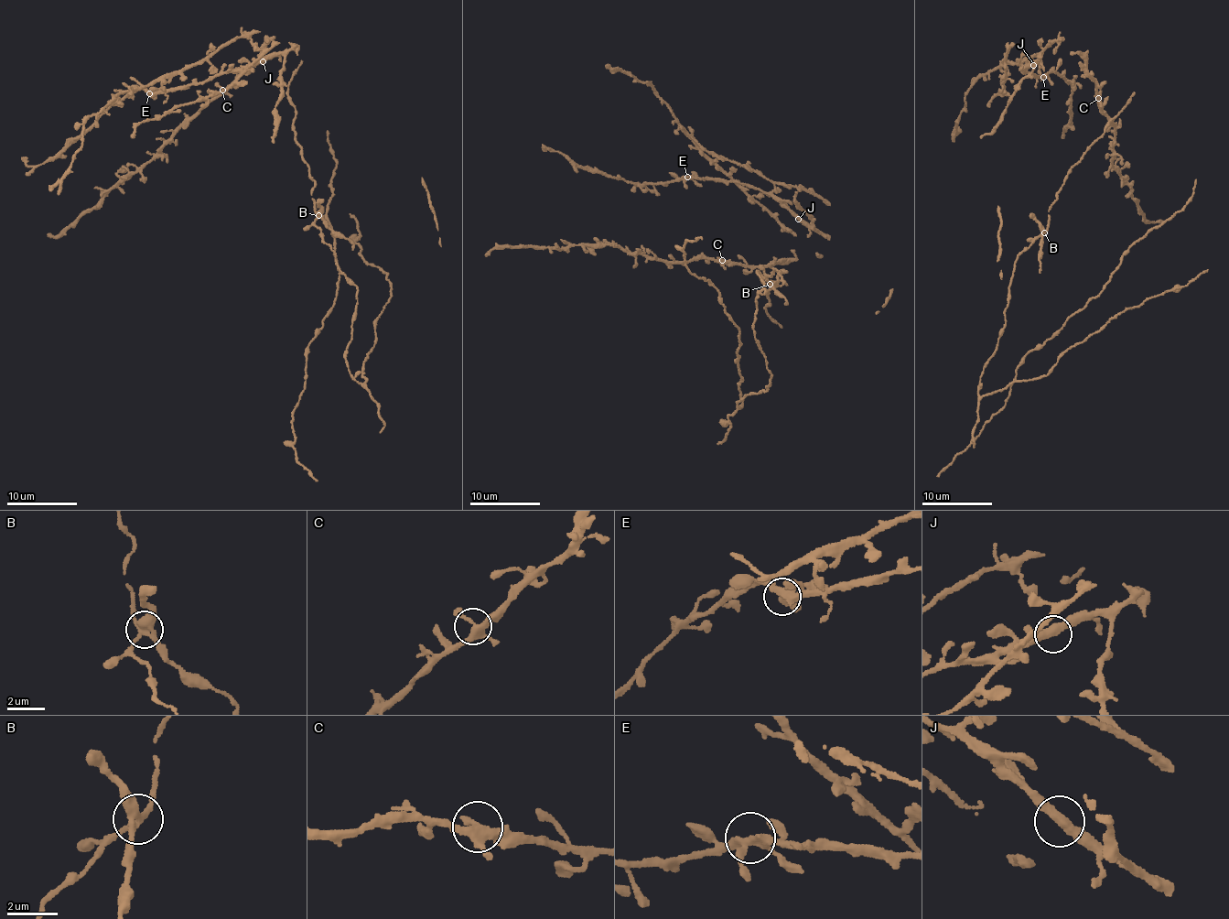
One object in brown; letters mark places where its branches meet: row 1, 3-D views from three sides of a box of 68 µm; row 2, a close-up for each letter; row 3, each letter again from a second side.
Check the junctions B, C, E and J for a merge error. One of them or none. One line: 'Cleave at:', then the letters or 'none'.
Cleave at: B

